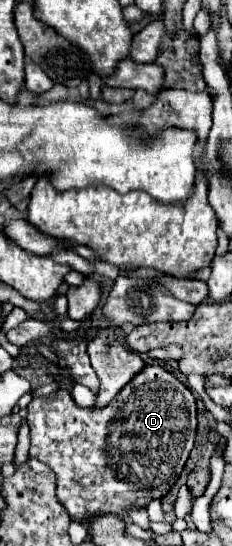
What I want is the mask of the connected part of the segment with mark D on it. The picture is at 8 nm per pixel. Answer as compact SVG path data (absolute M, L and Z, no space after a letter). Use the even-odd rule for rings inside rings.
M148 364L116 394L112 404L102 410L78 408L68 390L58 390L56 400L52 402L46 402L44 398L32 398L28 404L28 426L32 440L30 458L40 460L54 470L58 500L68 510L72 520L86 524L92 516L126 516L130 508L146 508L150 500L164 498L178 480L194 446L198 412L194 394L188 386L184 386L160 364Z

